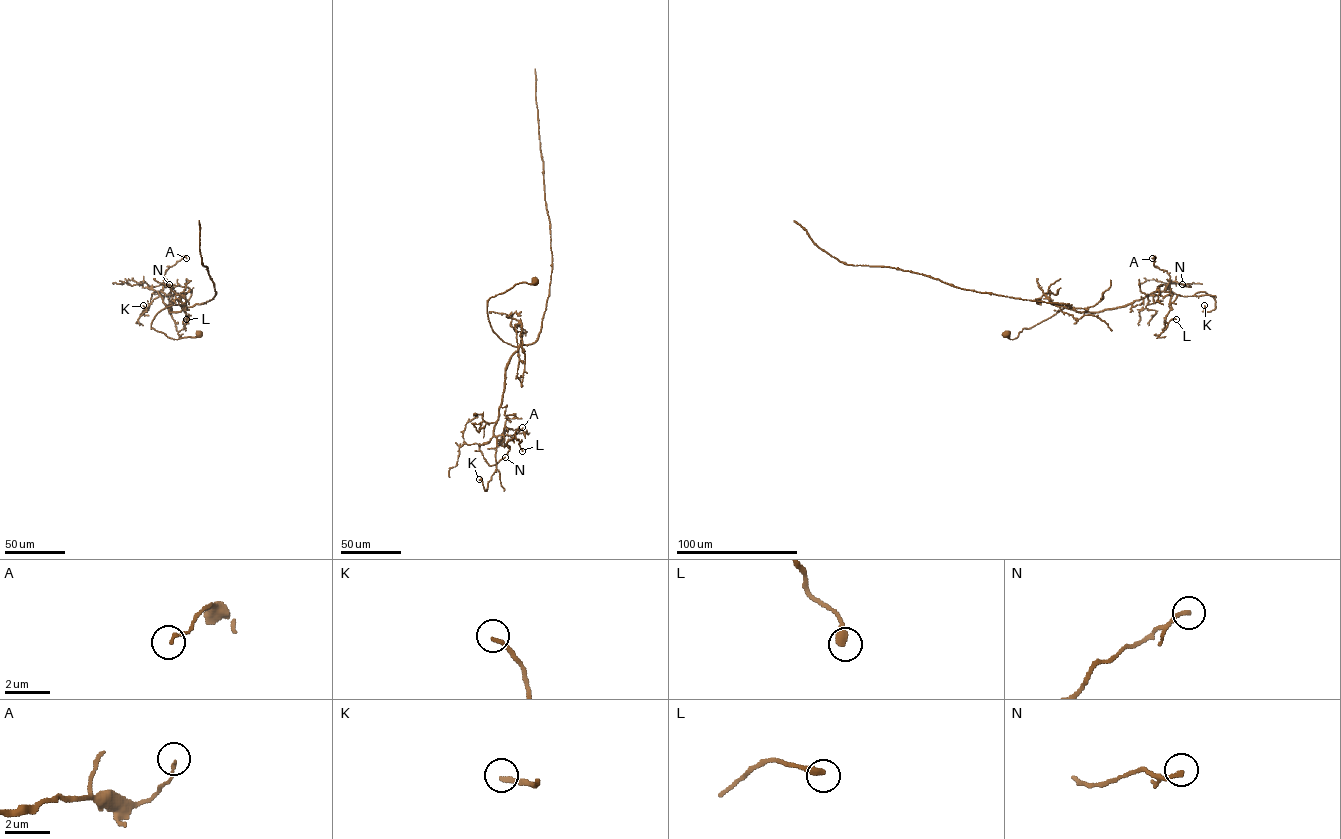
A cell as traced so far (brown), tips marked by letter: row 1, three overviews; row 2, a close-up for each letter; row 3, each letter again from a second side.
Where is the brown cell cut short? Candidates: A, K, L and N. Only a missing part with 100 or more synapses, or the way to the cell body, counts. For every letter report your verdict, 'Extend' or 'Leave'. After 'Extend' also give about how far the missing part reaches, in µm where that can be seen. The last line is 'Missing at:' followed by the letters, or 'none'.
A: Leave
K: Leave
L: Leave
N: Leave
Missing at: none

